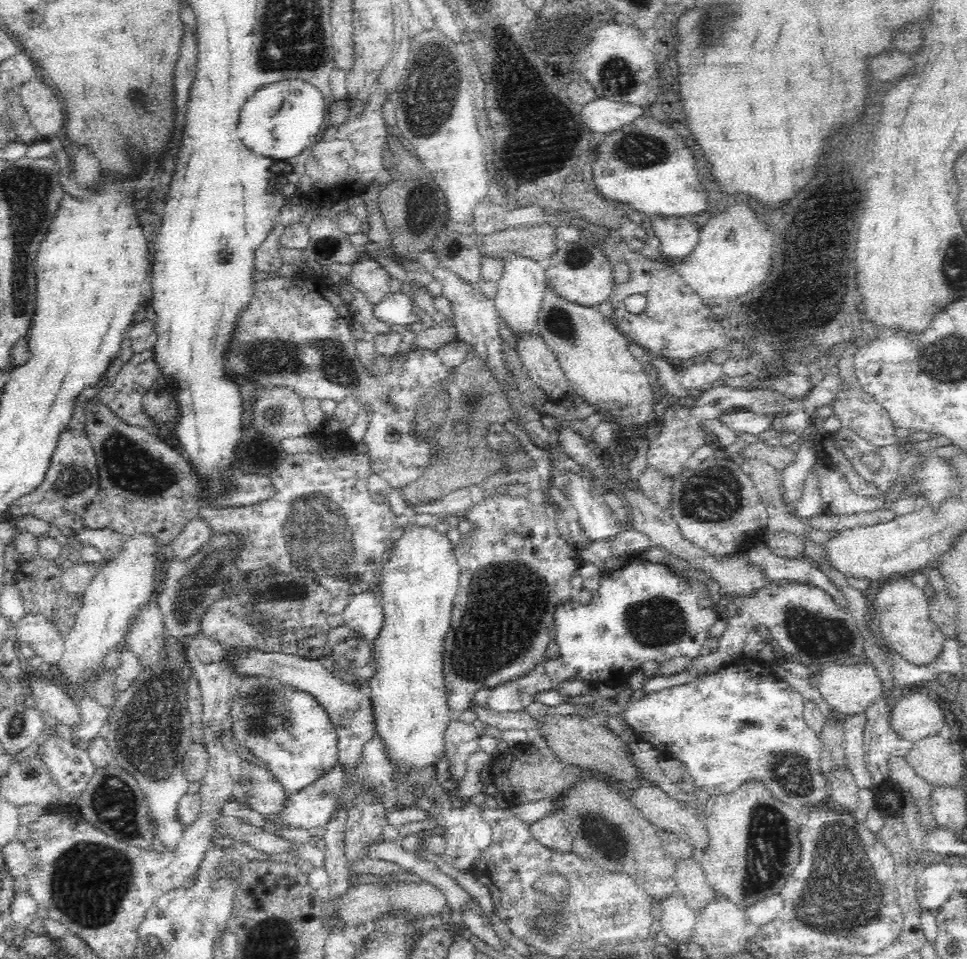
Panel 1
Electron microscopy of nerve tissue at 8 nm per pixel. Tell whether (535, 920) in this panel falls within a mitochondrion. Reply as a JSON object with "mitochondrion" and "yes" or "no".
{"mitochondrion":"yes"}

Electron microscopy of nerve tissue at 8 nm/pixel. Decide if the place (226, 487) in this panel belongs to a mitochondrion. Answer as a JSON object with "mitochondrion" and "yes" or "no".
{"mitochondrion":"no"}

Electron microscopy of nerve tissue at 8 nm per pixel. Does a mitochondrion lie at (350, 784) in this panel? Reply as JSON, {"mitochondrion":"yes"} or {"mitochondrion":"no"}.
{"mitochondrion":"yes"}

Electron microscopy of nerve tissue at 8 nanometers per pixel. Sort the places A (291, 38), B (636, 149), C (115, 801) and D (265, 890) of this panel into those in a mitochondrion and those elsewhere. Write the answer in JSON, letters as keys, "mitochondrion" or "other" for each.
{"A":"mitochondrion","B":"mitochondrion","C":"mitochondrion","D":"other"}

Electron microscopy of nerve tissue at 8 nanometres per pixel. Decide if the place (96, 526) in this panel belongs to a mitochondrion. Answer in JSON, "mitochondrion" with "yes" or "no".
{"mitochondrion":"no"}

